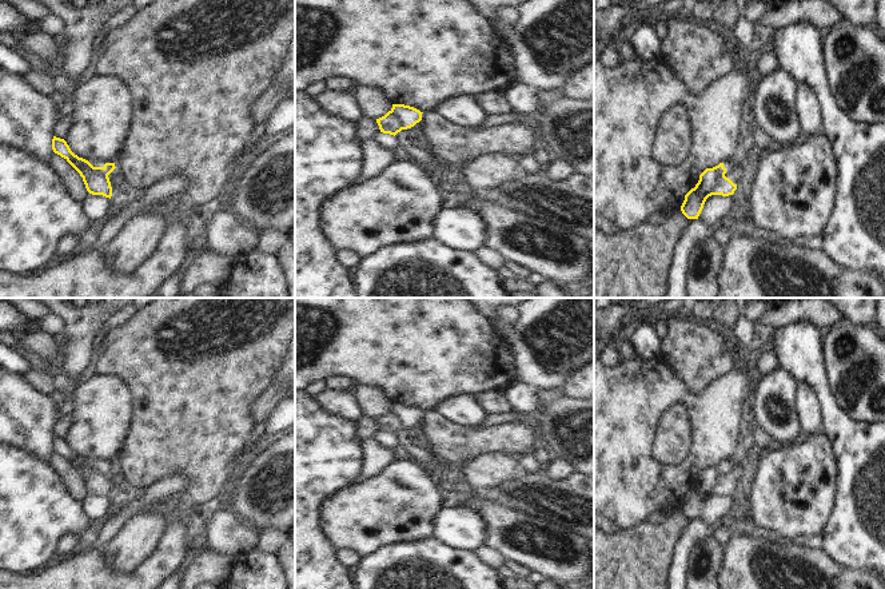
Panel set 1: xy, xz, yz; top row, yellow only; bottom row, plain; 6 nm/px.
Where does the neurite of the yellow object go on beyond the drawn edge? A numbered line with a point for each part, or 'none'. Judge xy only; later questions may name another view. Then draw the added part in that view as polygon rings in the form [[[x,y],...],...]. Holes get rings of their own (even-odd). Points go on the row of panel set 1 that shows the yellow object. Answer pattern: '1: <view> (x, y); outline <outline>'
none

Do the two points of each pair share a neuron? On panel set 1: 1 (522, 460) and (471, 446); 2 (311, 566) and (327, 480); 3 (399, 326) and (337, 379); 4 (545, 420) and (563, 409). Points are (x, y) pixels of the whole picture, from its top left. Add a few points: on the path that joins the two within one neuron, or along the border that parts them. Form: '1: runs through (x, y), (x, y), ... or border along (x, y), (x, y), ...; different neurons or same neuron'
1: border along (529, 453), (521, 453), (515, 457); different neurons
2: runs through (309, 545), (309, 501); same neuron
3: border along (323, 378), (341, 374), (353, 379); different neurons
4: runs through (549, 420), (559, 413); same neuron

